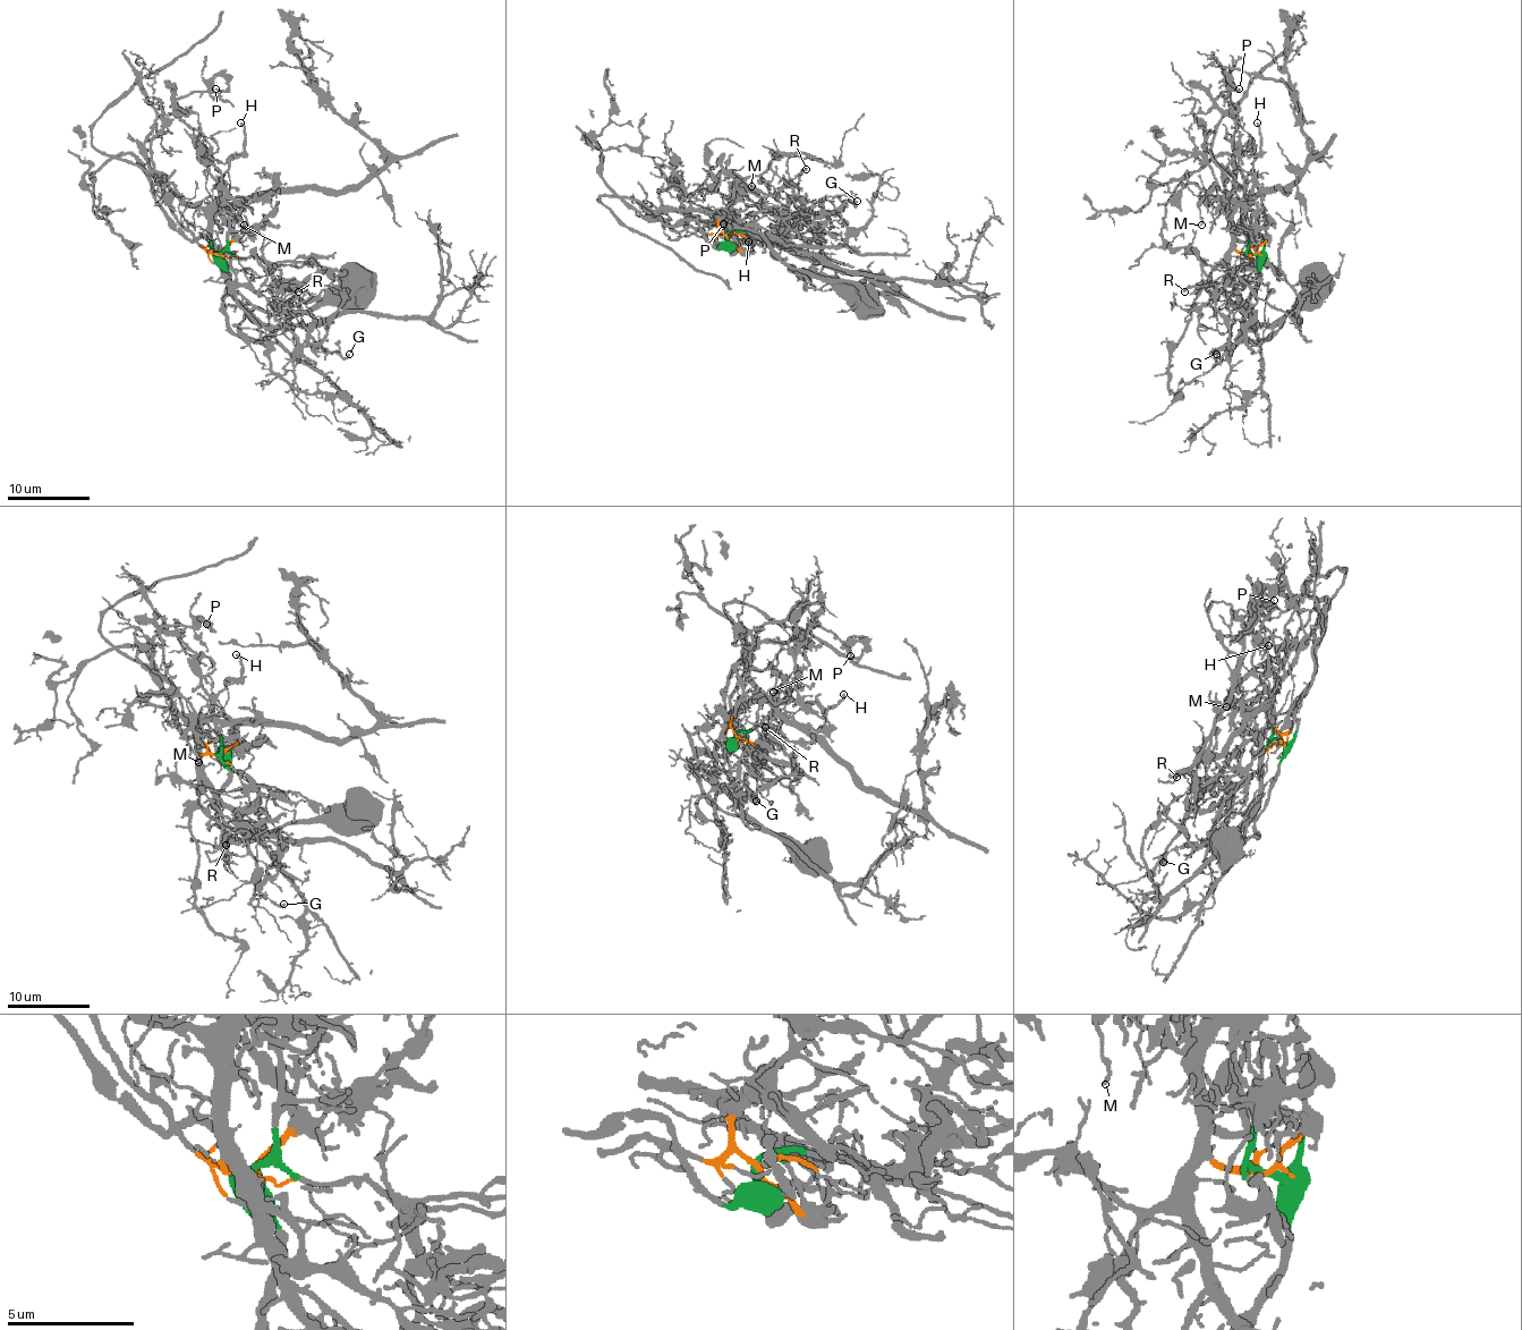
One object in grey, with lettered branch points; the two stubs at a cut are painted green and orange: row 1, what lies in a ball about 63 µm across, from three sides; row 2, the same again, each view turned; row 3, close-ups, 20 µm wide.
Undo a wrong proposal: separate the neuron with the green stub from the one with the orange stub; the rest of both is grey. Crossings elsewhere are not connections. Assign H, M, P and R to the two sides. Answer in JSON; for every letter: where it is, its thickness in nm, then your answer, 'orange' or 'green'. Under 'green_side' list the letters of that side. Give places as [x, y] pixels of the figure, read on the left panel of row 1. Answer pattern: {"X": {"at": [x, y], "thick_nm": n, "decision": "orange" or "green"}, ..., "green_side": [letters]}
{"H": {"at": [240, 123], "thick_nm": 140, "decision": "green"}, "M": {"at": [244, 225], "thick_nm": 130, "decision": "green"}, "P": {"at": [215, 89], "thick_nm": 140, "decision": "green"}, "R": {"at": [298, 291], "thick_nm": 160, "decision": "green"}, "green_side": ["H", "M", "P", "R"]}

